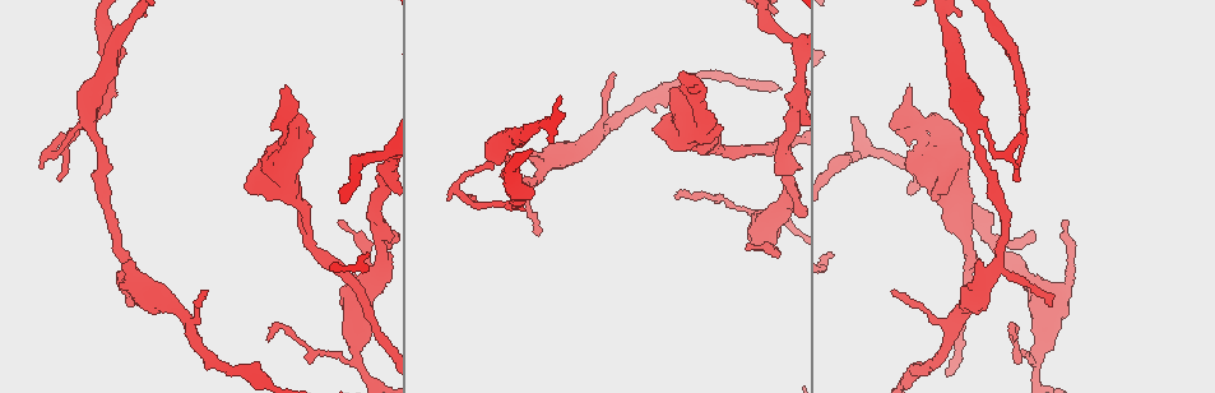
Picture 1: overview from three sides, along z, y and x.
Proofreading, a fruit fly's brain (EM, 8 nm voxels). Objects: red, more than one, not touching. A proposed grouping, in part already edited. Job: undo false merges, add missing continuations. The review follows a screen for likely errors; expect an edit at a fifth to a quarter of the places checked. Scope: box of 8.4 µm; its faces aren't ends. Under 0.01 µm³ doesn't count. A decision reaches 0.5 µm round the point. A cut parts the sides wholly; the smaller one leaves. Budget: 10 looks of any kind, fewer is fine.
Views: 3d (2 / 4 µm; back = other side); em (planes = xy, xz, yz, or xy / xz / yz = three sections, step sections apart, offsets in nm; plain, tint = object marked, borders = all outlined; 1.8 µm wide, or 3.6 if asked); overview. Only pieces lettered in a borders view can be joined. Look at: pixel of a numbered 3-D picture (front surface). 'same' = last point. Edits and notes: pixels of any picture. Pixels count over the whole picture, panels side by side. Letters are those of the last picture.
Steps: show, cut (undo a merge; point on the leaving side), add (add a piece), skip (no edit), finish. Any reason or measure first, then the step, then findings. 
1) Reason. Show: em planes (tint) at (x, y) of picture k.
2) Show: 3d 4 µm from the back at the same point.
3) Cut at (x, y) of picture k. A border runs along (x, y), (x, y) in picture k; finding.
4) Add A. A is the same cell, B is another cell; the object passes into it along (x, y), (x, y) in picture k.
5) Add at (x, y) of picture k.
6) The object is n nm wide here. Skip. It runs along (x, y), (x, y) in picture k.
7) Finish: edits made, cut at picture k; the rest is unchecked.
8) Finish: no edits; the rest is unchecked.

Branch stops here. Show: 3d 4 µm at (746, 248) of picture 1.

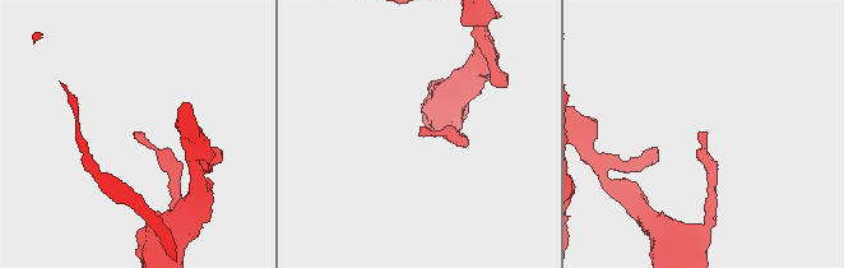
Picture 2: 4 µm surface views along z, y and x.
Shape alone is not enough. Show: em xy step 16 (plain) at (706, 132) of picture 2.

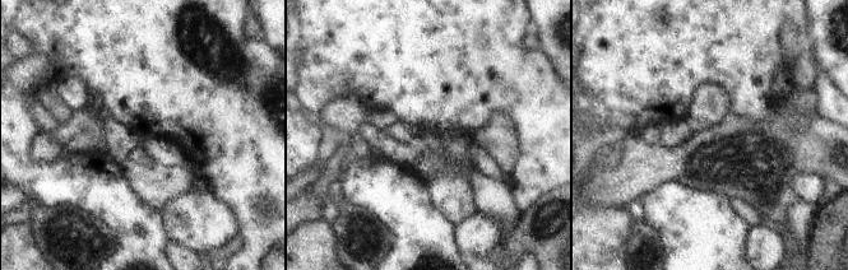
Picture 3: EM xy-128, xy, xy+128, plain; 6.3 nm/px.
What lies round it. Show: em xy step 16 (borders) at the same point.

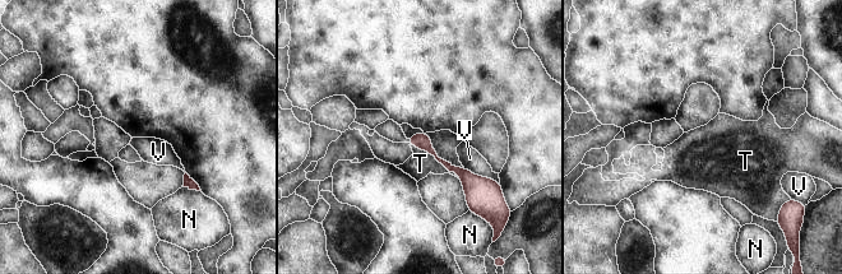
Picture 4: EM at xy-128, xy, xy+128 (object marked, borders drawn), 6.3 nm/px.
Skip. N, T and V are other cells; a border runs along (410, 143), (430, 153), (461, 179) in picture 4; no lettered piece goes on from it.

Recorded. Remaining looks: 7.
Arms part here. Show: em planes (borders) at (355, 359) of picture 1.

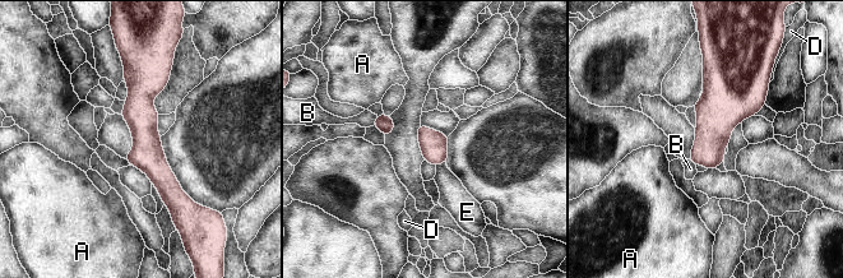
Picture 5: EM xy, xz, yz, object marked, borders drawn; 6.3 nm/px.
The object is 180 nm wide here. Add E. E is the same cell, A, B and D are other cells; the object passes into it along (434, 147), (440, 163), (454, 198) in picture 5; the neuron continues.

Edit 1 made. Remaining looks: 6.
Show: overview.

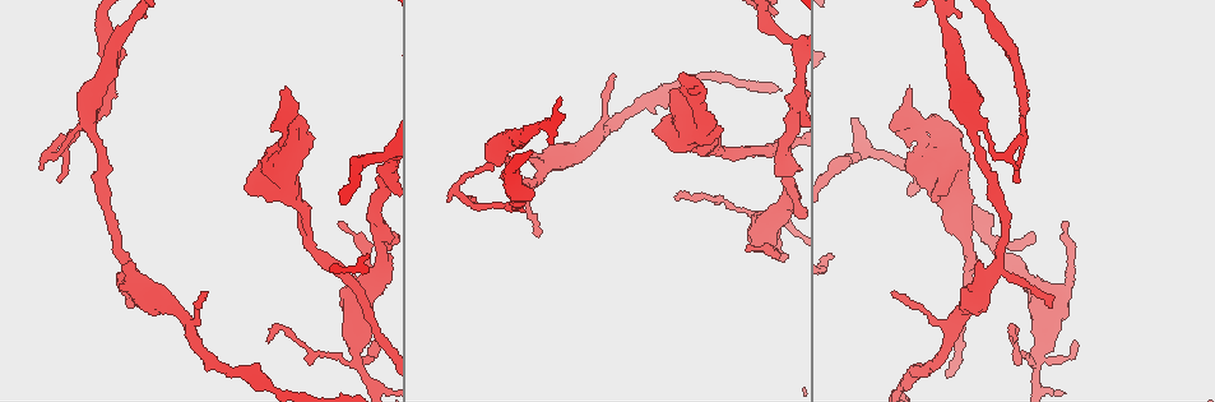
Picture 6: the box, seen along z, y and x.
Branch point. Show: em xy step 8 (borders) at (973, 127) of picture 6.

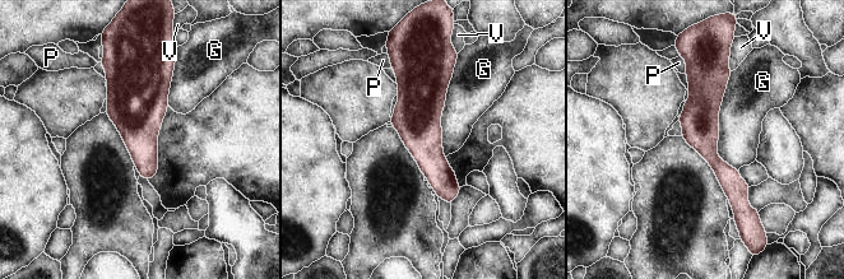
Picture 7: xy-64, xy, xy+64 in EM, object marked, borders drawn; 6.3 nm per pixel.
Skip. G, P and V are other cells; it runs along (699, 66), (703, 136), (737, 212) in picture 7; all the same neuron.

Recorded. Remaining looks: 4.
Branch stops here. Show: em xy step 4 (tint) at (284, 87) of picture 6.

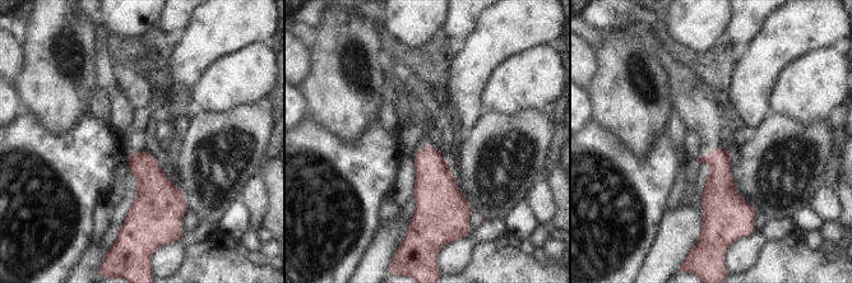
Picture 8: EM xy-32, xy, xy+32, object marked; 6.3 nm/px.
Another direction. Show: em yz step 8 (borders) at the same point.

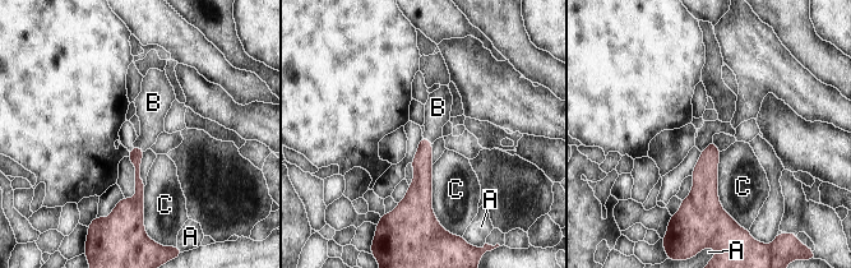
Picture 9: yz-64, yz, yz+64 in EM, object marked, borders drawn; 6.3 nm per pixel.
Add B. B is the same cell, A and C are other cells; the neuron continues.

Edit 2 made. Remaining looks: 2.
Finish: edits made, add at picture 5, add at picture 9; the rest is unchecked.

